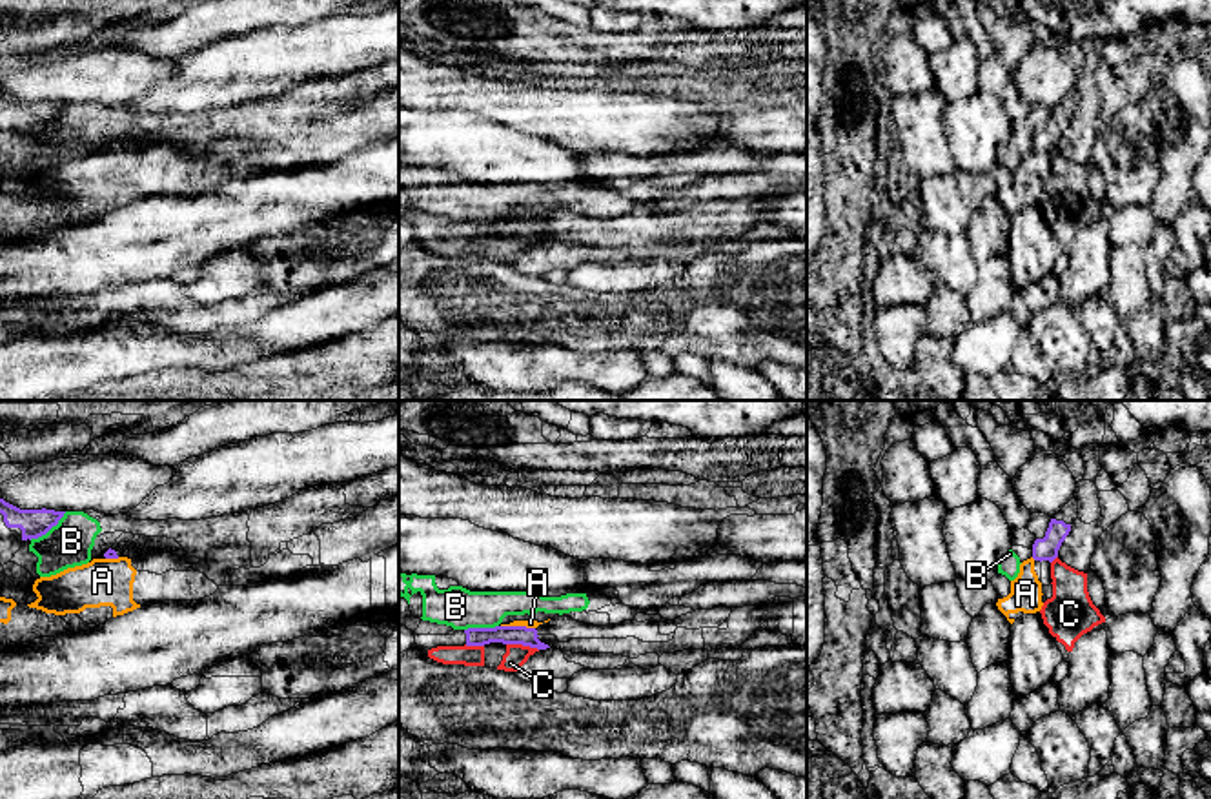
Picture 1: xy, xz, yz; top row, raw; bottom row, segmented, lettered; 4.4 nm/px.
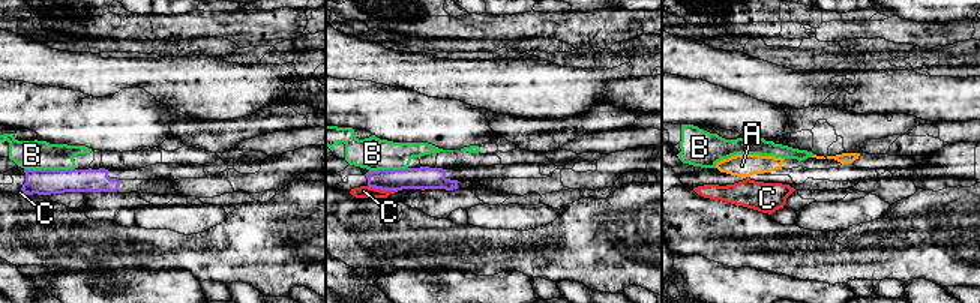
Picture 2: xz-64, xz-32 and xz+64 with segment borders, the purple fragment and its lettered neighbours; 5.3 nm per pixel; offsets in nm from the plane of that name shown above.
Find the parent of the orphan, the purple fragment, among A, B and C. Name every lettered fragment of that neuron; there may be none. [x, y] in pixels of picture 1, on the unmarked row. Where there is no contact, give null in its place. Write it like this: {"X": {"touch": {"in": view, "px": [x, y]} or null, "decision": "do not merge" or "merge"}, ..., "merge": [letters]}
{"A": {"touch": {"in": "xz", "px": [518, 219]}, "decision": "do not merge"}, "B": {"touch": {"in": "xy", "px": [48, 122]}, "decision": "do not merge"}, "C": {"touch": {"in": "xz", "px": [523, 237]}, "decision": "do not merge"}, "merge": []}

